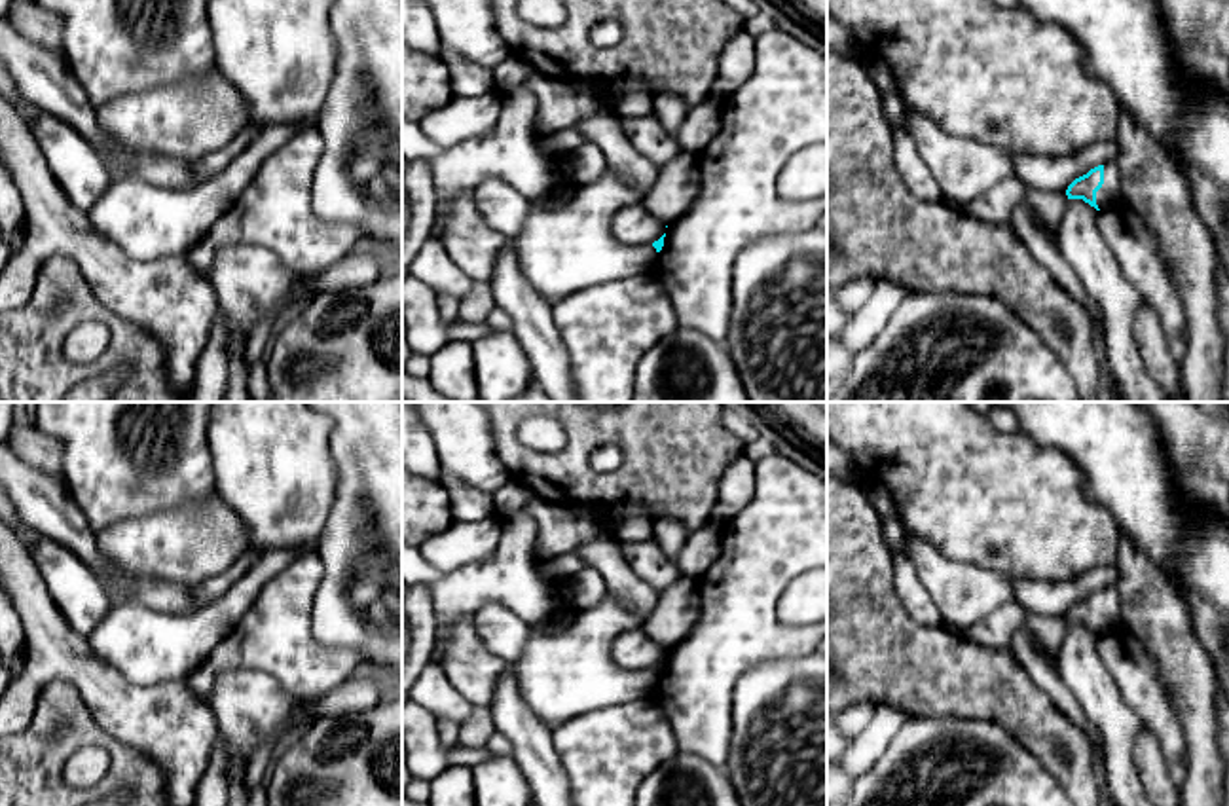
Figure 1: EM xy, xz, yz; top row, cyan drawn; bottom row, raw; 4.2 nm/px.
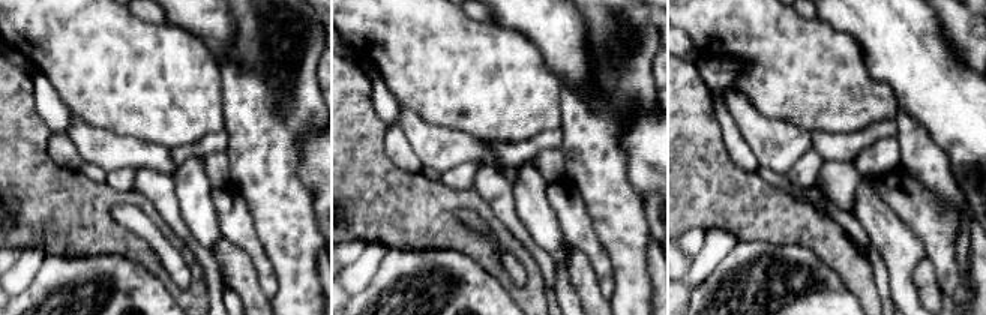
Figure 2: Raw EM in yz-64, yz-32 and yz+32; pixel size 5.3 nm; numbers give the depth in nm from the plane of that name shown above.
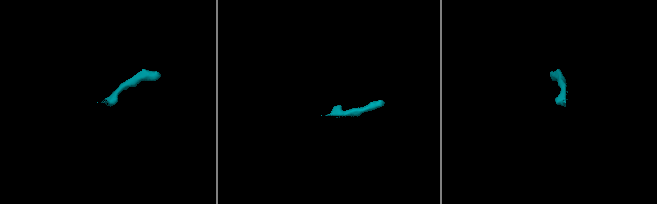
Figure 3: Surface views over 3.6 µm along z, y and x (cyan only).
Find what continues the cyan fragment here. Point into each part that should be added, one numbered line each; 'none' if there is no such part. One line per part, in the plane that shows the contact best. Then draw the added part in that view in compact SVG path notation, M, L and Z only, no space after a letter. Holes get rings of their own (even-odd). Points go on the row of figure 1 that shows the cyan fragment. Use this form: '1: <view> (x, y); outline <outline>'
1: yz (1110, 192); outline M1117 161L1104 163L1104 184L1096 192L1098 209L1106 209L1121 199L1121 178Z

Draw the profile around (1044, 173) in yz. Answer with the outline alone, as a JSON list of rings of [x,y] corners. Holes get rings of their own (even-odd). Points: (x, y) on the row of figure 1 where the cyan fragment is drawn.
[[[1092,142],[1060,157],[1011,156],[1017,176],[1026,188],[1066,193],[1068,186],[1106,161],[1117,161],[1117,142]]]

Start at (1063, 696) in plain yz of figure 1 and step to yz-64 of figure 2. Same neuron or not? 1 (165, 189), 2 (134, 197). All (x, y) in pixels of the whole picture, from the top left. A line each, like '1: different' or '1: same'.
1: same
2: different

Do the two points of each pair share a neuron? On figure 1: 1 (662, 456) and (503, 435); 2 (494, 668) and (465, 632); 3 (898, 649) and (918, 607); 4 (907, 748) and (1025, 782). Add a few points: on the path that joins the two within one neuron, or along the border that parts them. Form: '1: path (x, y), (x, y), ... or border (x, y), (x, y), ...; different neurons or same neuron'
1: path (623, 484), (579, 484), (539, 473); same neuron
2: path (484, 660), (465, 641); same neuron
3: border (892, 581), (898, 602), (913, 619), (941, 624); different neurons
4: path (939, 738), (951, 734), (973, 736), (1004, 751); same neuron

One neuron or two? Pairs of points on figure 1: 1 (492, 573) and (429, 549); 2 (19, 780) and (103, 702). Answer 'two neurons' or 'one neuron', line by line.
1: two neurons
2: two neurons

